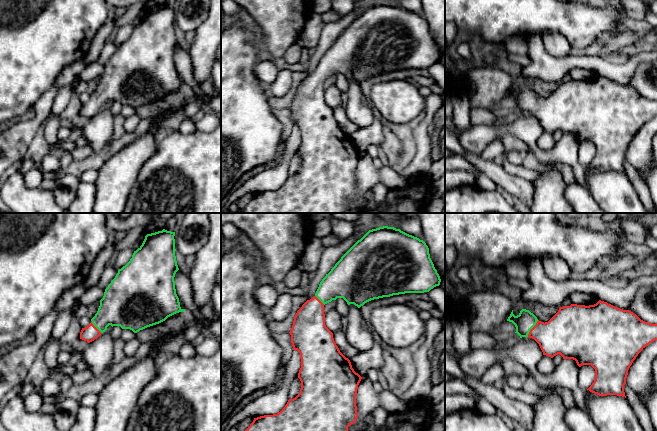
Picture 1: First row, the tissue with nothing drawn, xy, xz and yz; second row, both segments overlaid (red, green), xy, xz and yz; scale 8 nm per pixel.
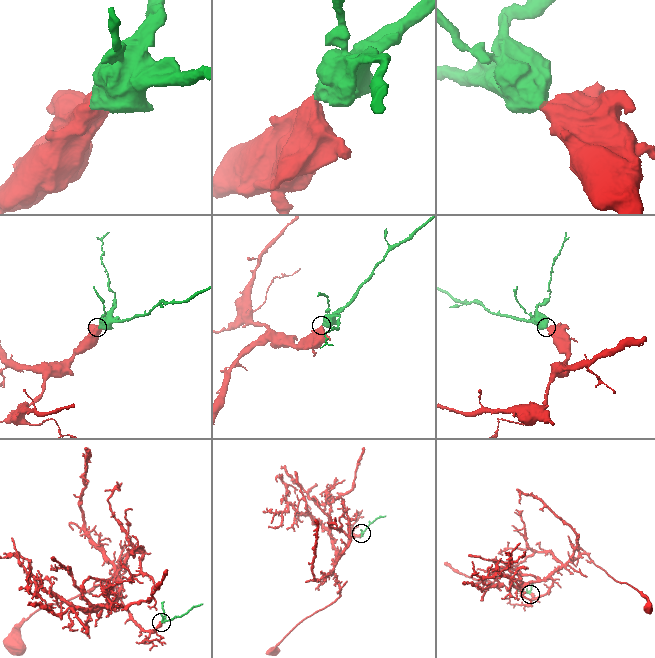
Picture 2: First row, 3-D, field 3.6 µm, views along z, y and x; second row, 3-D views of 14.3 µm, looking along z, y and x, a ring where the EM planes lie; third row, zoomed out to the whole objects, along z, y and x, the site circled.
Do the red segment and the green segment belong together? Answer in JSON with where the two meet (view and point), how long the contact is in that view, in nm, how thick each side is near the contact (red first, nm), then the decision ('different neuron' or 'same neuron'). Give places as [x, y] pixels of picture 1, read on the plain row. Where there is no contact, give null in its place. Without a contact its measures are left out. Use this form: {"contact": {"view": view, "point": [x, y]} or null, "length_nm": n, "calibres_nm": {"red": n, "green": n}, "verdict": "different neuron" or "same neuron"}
{"contact": {"view": "yz", "point": [532, 104]}, "length_nm": 160, "calibres_nm": {"red": 320, "green": 160}, "verdict": "same neuron"}

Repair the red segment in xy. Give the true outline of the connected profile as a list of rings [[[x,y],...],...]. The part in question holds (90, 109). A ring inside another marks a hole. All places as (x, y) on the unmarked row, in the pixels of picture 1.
[[[163,5],[147,10],[142,21],[134,27],[130,37],[118,46],[105,65],[97,89],[91,99],[82,104],[80,115],[88,119],[97,115],[109,101],[130,105],[134,109],[159,100],[168,93],[184,88],[176,70],[174,53],[179,46],[175,32],[175,8]]]

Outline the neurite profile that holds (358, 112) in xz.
[[[350,80],[347,94],[348,101],[344,105],[344,109],[349,120],[359,128],[371,125],[376,112],[363,101],[360,85],[354,80]]]

